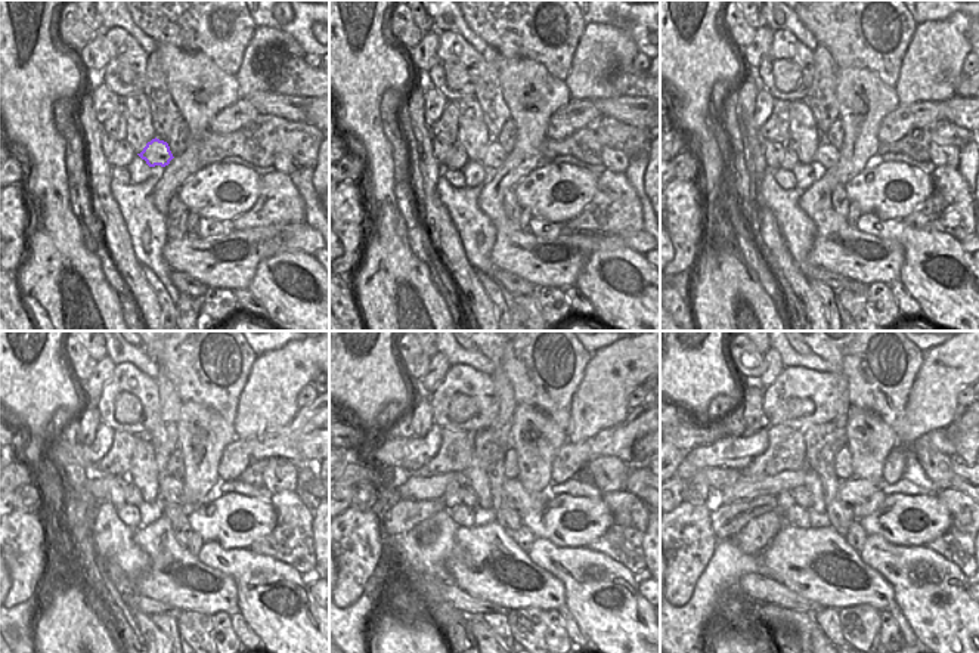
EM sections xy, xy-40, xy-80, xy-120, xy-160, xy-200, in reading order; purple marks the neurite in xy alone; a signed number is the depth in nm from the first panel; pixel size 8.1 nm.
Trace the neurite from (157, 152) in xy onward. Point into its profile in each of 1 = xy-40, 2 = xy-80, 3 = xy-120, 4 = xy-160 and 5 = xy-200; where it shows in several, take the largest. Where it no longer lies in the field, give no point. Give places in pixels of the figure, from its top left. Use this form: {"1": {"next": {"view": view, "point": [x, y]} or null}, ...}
{"1": {"next": {"view": "xy-40", "point": [495, 155]}}, "2": {"next": {"view": "xy-80", "point": [827, 155]}}, "3": {"next": {"view": "xy-120", "point": [170, 489]}}, "4": {"next": {"view": "xy-160", "point": [516, 494]}}, "5": {"next": {"view": "xy-200", "point": [863, 498]}}}

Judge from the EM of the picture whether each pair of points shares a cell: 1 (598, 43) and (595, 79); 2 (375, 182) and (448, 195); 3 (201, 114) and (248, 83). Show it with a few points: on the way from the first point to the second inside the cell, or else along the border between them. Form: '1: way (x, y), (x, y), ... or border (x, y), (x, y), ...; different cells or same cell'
1: way (598, 52), (595, 70); same cell
2: border (440, 176), (437, 180), (437, 195), (455, 225); different cells
3: border (235, 76), (239, 98); different cells

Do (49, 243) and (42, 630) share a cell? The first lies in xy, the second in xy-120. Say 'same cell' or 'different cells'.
same cell

